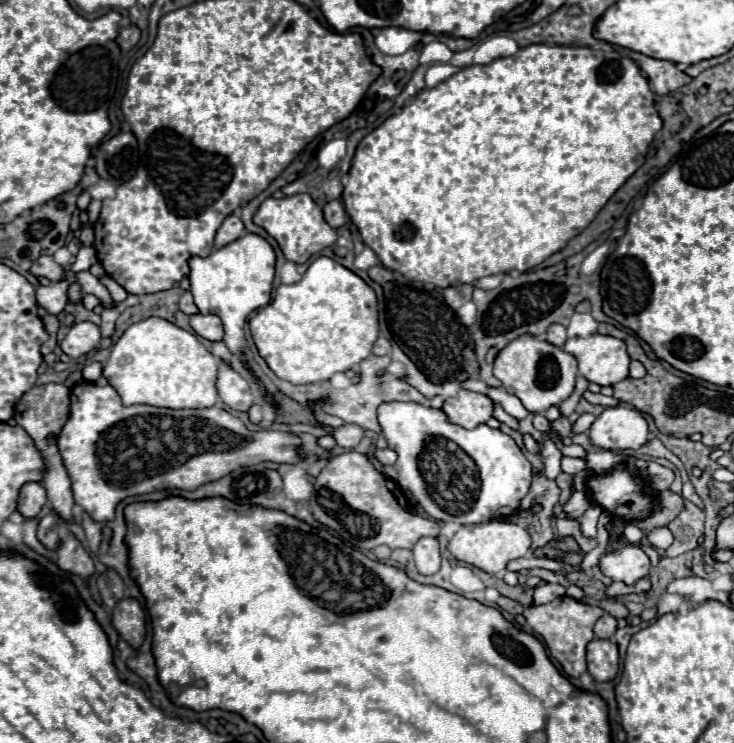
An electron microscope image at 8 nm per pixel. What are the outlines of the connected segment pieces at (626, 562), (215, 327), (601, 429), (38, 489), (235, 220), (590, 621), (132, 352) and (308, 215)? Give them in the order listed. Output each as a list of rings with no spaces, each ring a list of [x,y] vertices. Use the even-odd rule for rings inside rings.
[[[624,544],[614,548],[612,552],[604,552],[598,568],[612,580],[634,584],[638,578],[650,574],[650,560],[640,546]]]
[[[194,314],[190,316],[190,326],[194,328],[194,332],[210,342],[220,342],[224,338],[224,328],[218,316],[202,316],[202,314]]]
[[[630,406],[606,408],[590,426],[588,436],[604,450],[636,450],[648,440],[648,422]]]
[[[30,482],[30,484],[22,486],[20,500],[18,500],[18,512],[24,518],[28,518],[28,520],[36,518],[44,504],[46,504],[46,490],[44,490],[42,484]]]
[[[230,214],[222,226],[218,228],[218,234],[216,234],[216,242],[214,242],[214,248],[224,248],[226,244],[238,240],[238,236],[244,236],[246,234],[246,228],[242,224],[242,220],[236,216],[236,214]]]
[[[568,596],[556,598],[554,602],[546,604],[546,606],[528,606],[524,608],[524,618],[528,622],[528,626],[540,634],[544,638],[544,642],[550,648],[550,654],[562,664],[564,672],[572,678],[580,678],[586,672],[586,644],[594,638],[594,624],[596,620],[602,616],[602,608],[598,606],[586,606],[580,604]]]
[[[140,320],[138,324],[132,324],[120,340],[112,346],[110,358],[102,364],[102,376],[108,380],[108,384],[120,394],[122,404],[148,404],[148,406],[162,406],[162,408],[208,408],[214,406],[218,400],[216,392],[216,378],[218,378],[218,364],[220,360],[214,358],[198,340],[194,334],[178,328],[176,324],[170,324],[168,320]]]
[[[308,194],[284,196],[280,200],[266,198],[254,214],[254,224],[264,228],[280,246],[284,256],[296,264],[308,262],[314,254],[336,242],[336,230],[330,228],[322,216],[322,208]]]

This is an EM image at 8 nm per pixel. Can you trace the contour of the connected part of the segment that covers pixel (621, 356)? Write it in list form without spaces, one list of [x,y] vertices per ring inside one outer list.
[[[592,334],[588,338],[568,338],[562,346],[578,360],[578,372],[600,386],[612,386],[628,378],[626,344],[612,336]]]

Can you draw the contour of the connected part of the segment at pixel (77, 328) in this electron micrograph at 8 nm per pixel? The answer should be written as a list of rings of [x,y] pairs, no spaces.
[[[78,322],[70,328],[70,332],[62,340],[60,348],[70,358],[78,360],[78,358],[86,356],[88,352],[92,352],[98,344],[100,344],[100,328],[92,322]]]

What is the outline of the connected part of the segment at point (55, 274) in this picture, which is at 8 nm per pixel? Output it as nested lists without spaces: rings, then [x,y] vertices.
[[[40,256],[40,258],[32,264],[30,272],[32,272],[34,276],[44,276],[44,278],[54,280],[54,282],[62,280],[62,276],[64,276],[62,266],[60,266],[60,264],[56,264],[52,256]]]

